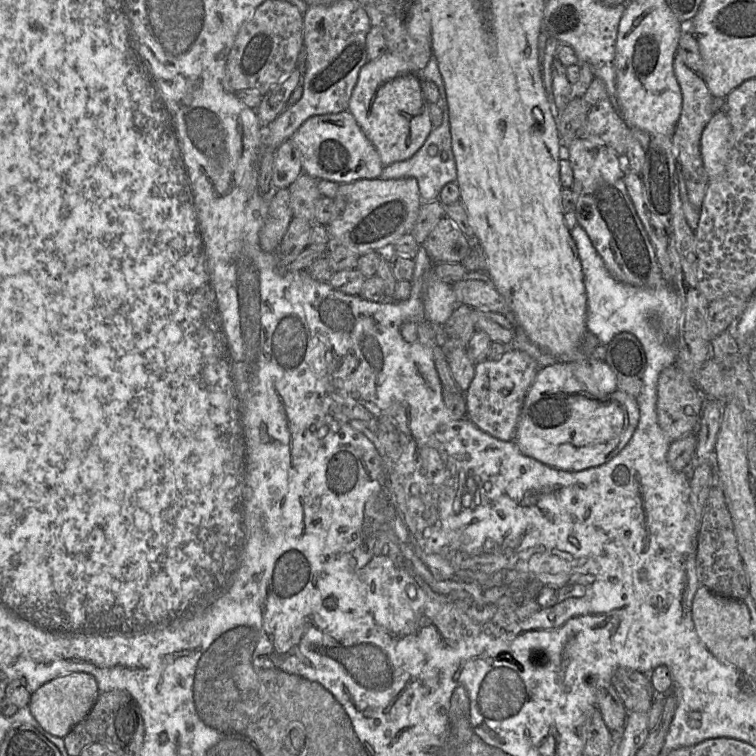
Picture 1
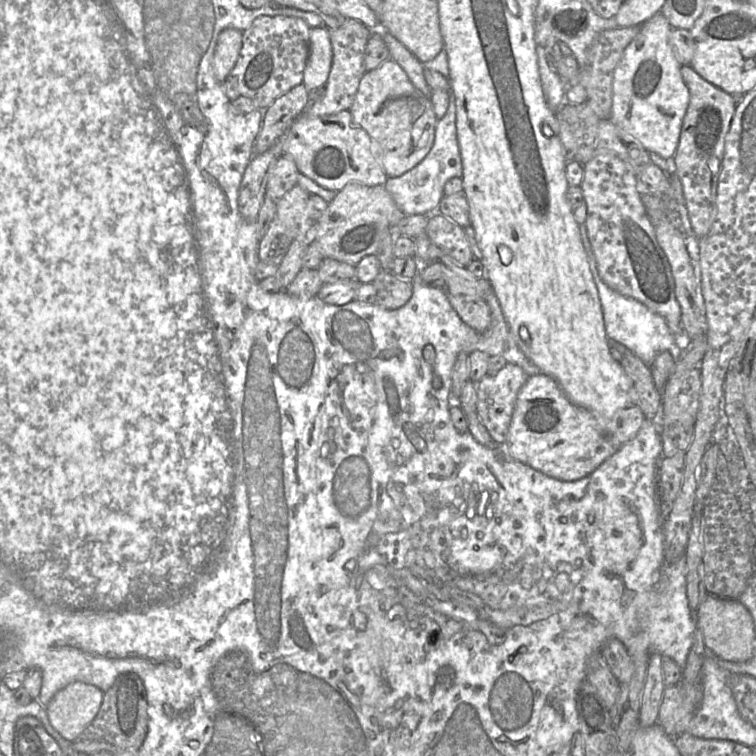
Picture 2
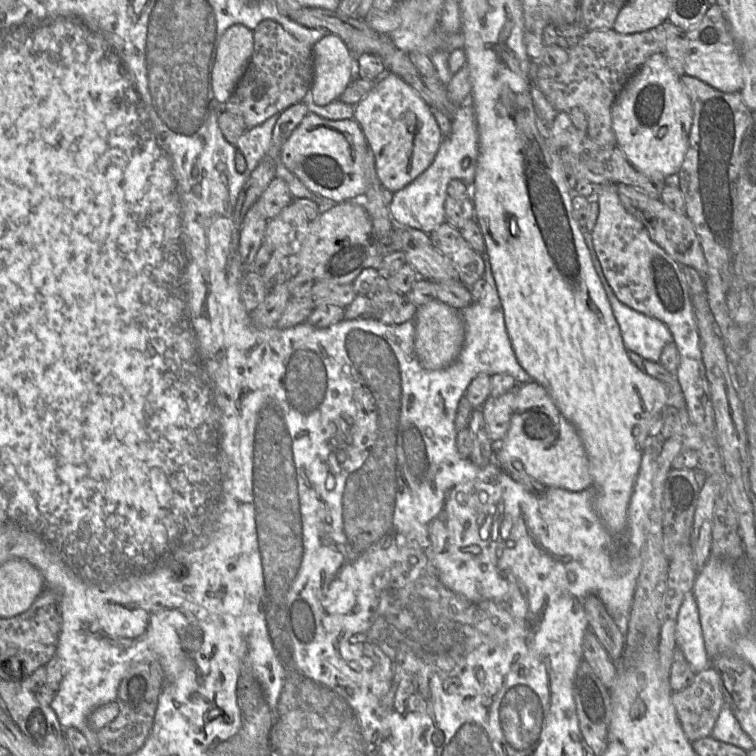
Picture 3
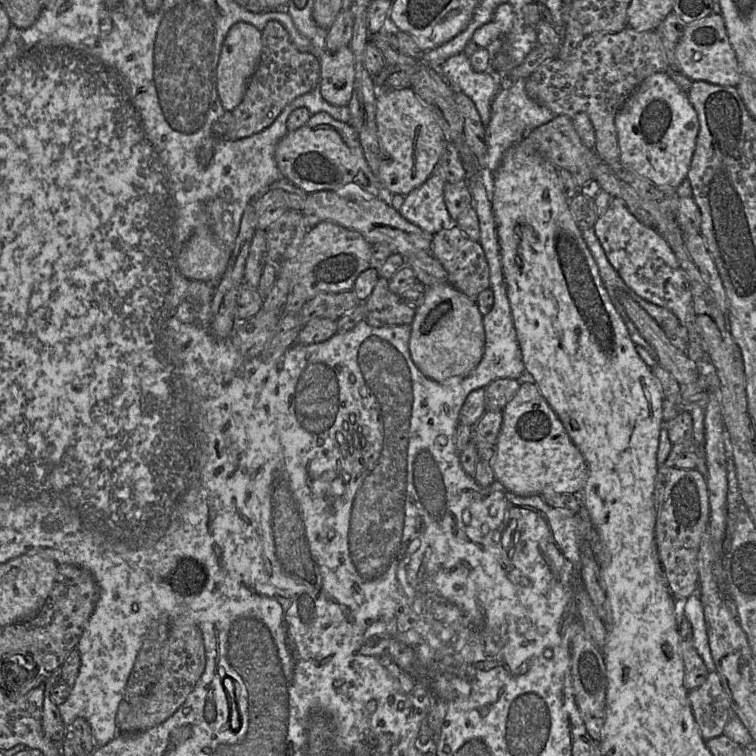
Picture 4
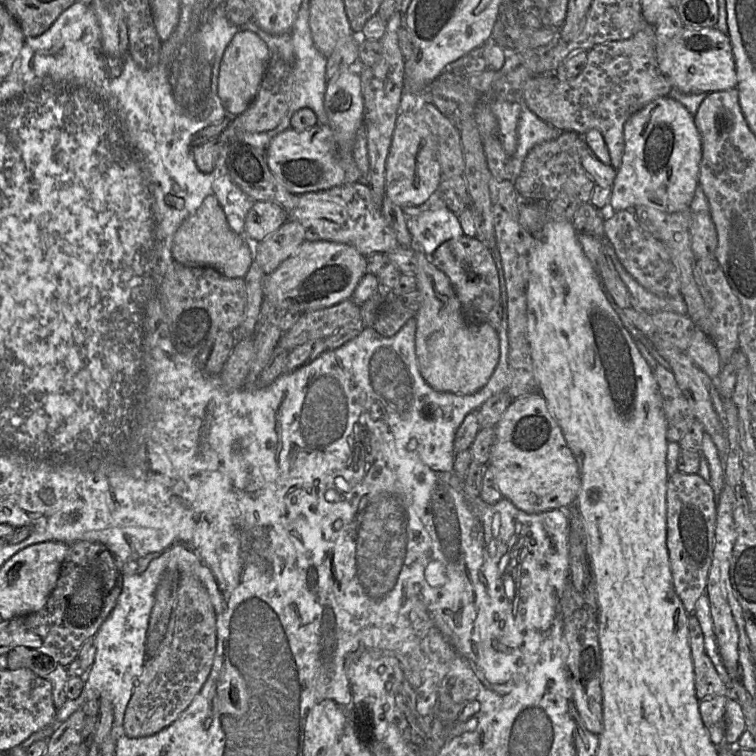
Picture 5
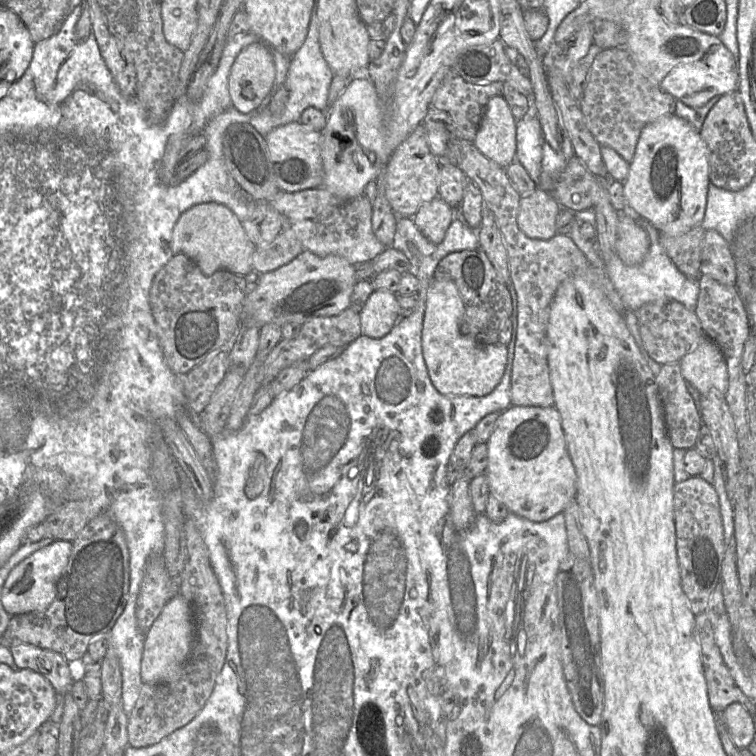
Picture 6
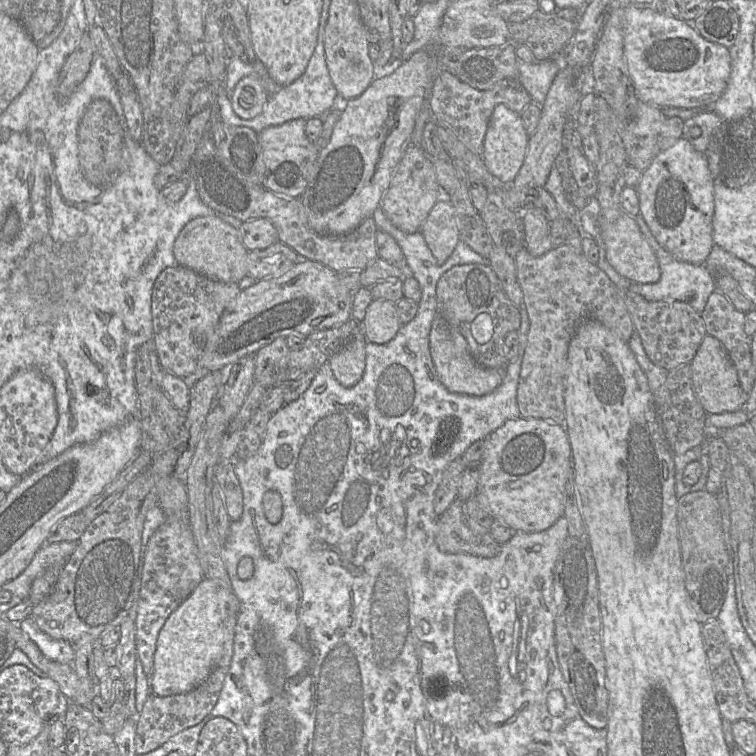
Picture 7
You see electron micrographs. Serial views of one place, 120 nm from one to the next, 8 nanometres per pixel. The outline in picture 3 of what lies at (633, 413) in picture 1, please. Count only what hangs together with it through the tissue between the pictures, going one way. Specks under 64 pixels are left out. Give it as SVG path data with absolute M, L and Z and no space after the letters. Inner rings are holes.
M534 380L517 386L507 433L496 447L519 461L529 476L548 488L578 492L592 487L589 460L580 435L544 387Z

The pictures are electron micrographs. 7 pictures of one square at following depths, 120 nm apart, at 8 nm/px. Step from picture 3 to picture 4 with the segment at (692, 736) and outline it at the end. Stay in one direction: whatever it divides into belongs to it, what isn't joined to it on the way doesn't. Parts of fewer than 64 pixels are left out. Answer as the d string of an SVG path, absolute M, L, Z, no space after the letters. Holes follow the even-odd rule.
M709 672L706 681L688 692L696 723L704 740L723 735L732 714L731 703L716 672Z

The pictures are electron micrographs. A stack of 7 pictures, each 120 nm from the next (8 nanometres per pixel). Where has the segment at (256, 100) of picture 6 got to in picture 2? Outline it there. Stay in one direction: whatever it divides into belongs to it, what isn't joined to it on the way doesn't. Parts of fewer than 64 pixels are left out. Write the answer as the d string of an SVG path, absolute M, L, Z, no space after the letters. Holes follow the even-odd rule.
M235 28L223 30L215 48L213 72L218 82L224 83L234 68L242 48L243 32Z

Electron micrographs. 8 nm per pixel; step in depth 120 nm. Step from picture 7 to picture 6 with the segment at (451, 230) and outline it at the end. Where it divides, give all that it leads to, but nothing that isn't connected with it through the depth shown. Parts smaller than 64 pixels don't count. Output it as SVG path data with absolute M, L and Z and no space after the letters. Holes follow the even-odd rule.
M440 197L422 205L412 220L420 232L434 245L440 244L454 219L454 208Z

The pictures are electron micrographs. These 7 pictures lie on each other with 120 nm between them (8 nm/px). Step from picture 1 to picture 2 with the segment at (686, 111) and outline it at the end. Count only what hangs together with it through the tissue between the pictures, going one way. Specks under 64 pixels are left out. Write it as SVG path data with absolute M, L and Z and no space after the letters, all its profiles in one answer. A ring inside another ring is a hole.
M691 65L680 67L690 99L673 156L675 174L680 179L691 231L698 239L709 232L717 214L717 185L724 154L725 138L730 129L737 102L732 94L701 77Z

